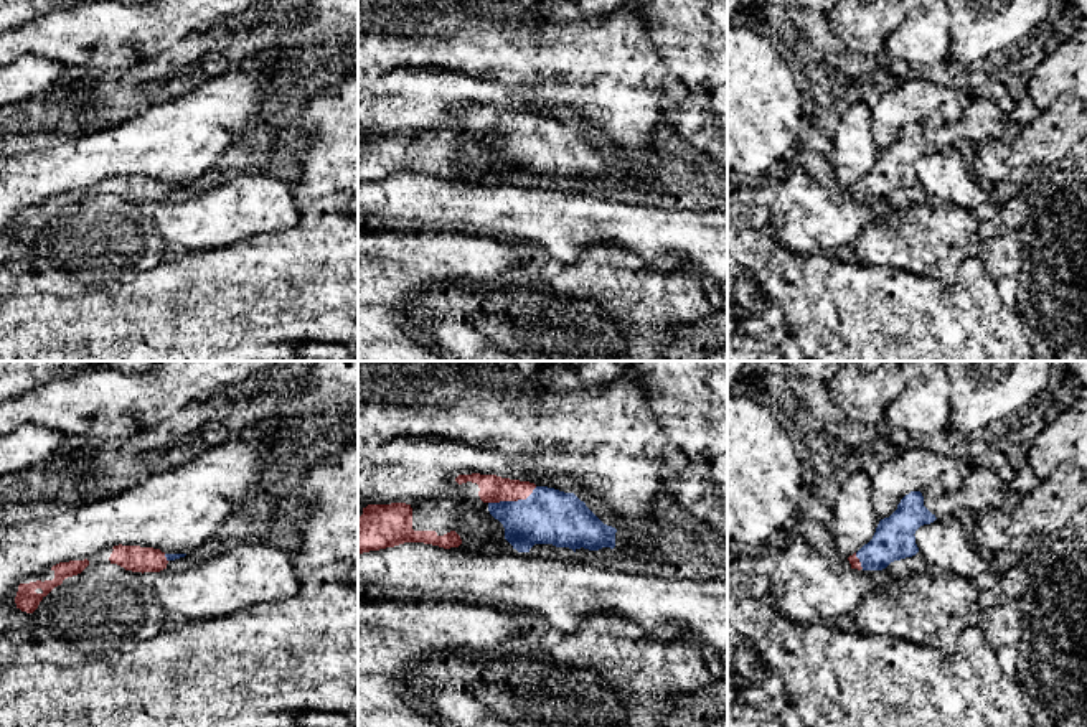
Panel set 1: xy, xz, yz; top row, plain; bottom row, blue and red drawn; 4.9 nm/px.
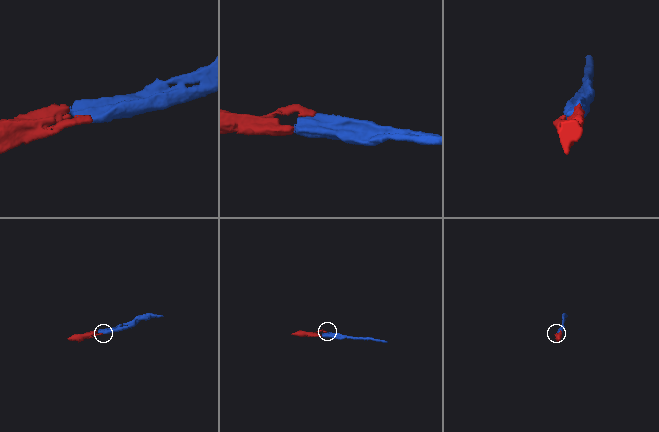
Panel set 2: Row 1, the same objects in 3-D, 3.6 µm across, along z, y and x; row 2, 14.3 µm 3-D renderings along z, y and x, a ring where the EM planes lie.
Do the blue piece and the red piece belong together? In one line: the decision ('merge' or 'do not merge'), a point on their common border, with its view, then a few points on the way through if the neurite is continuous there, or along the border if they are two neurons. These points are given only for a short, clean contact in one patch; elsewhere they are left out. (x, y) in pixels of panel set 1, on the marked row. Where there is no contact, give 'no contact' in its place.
merge | xz (512, 501)

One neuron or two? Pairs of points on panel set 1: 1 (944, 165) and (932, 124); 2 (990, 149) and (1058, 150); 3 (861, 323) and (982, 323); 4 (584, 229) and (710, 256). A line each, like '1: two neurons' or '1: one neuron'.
1: two neurons
2: one neuron
3: one neuron
4: one neuron

